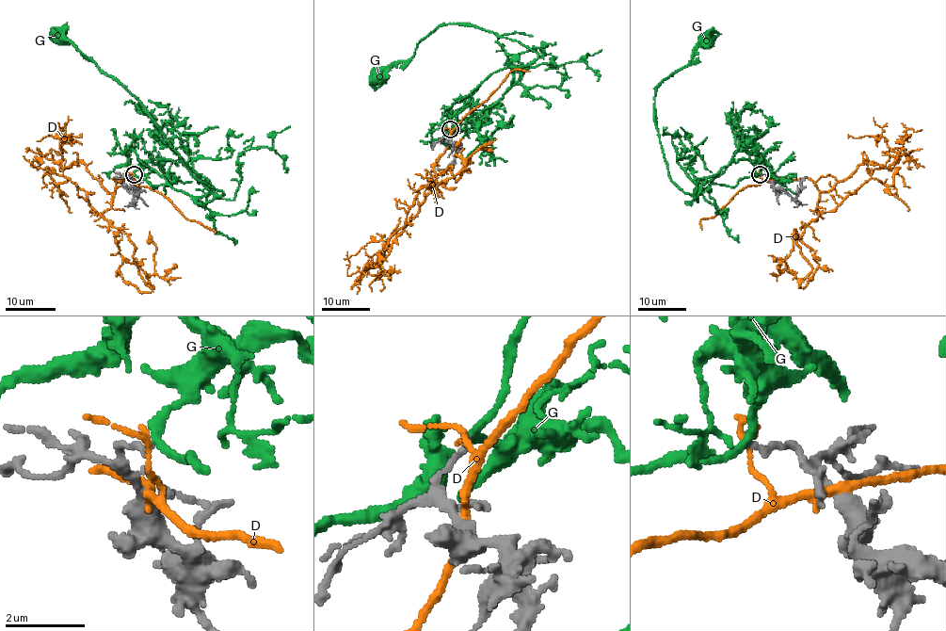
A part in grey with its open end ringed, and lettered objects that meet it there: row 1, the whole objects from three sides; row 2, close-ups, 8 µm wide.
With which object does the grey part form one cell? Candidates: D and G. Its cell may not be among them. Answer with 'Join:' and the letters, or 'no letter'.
Join: G

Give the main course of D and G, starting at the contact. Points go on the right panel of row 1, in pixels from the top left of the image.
D: (760, 174), (807, 178), (819, 191), (818, 217), (797, 239), (811, 271), (803, 288), (818, 267), (796, 230)
G: (760, 174), (731, 186), (710, 184), (697, 201), (667, 171), (654, 93), (706, 39)

